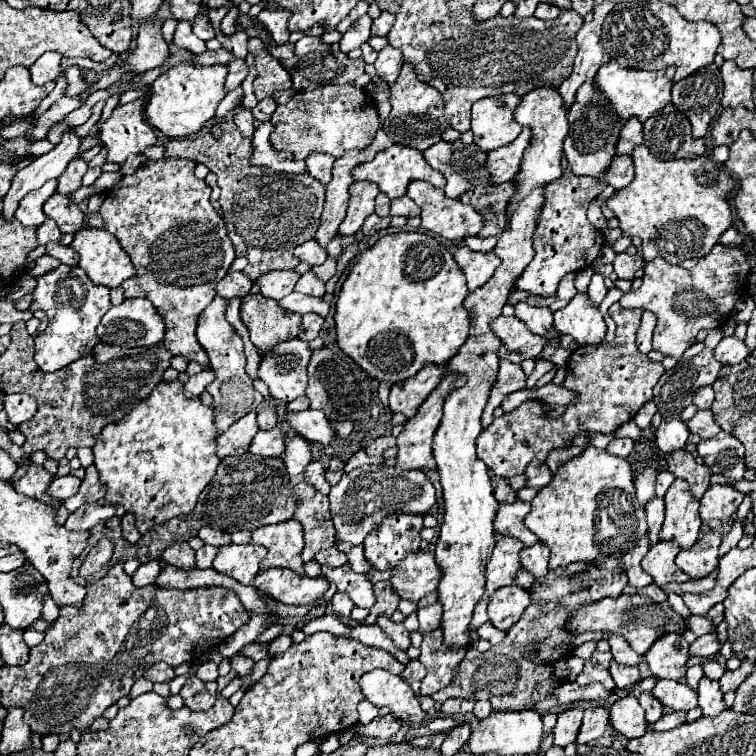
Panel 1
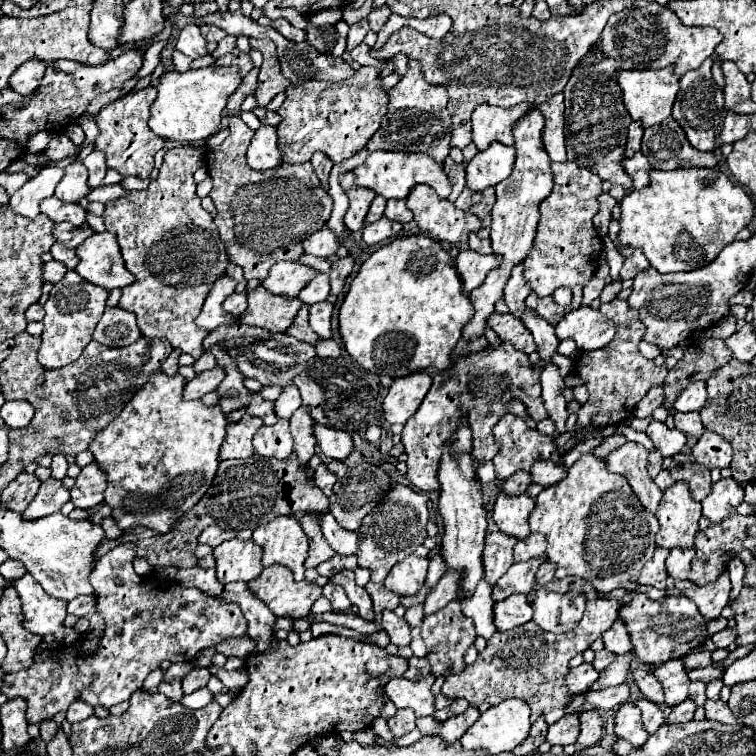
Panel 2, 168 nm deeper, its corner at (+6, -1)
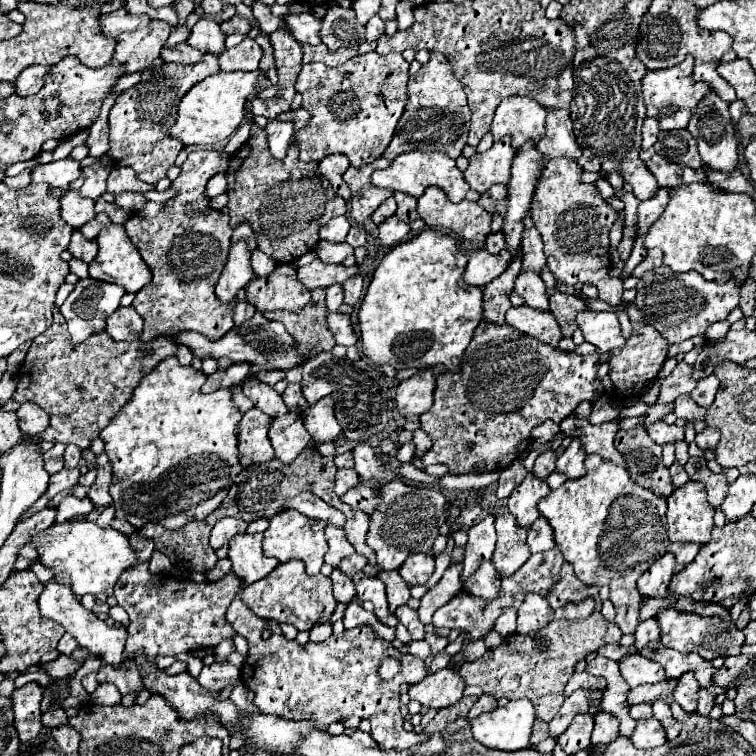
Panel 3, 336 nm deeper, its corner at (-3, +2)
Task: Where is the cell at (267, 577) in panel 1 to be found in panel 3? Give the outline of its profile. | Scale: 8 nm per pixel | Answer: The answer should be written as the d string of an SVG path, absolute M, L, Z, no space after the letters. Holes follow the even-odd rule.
M290 560L286 564L278 564L268 578L262 578L256 584L248 584L242 594L244 604L260 618L272 618L276 622L286 622L296 626L298 630L310 630L314 624L328 622L334 612L336 598L332 596L332 582L328 576L316 574L308 576L304 572L304 562Z

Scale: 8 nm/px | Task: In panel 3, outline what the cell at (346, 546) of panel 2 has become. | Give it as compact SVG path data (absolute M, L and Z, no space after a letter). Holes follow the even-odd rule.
M302 492L296 498L288 500L284 504L284 508L294 508L300 514L308 516L308 518L318 518L318 520L326 520L330 524L334 524L336 528L344 528L344 514L336 508L332 508L330 504L324 504L318 496L314 496L312 492Z

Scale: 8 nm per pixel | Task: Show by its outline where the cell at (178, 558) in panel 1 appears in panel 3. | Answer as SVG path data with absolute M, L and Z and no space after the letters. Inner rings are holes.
M242 582L234 602L228 606L226 618L236 632L248 640L250 650L242 666L242 684L254 692L254 704L262 714L278 714L288 720L312 720L320 730L326 730L328 724L340 722L348 716L358 716L372 724L374 740L386 750L406 750L428 740L424 734L406 732L402 728L404 720L398 706L400 686L418 684L426 676L424 660L412 654L402 654L372 630L364 632L368 626L344 630L340 636L330 636L318 644L312 642L300 646L294 640L284 638L278 622L264 622L244 606L244 588L246 584ZM264 632L270 632L266 640L262 638ZM386 656L394 656L402 662L402 672L390 682L378 678L378 664Z

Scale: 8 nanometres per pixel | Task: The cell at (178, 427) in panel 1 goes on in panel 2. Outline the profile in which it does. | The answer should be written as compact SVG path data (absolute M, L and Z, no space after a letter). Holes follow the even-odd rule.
M163 371L155 373L125 405L125 409L95 435L89 445L89 451L95 455L95 461L107 473L105 503L113 509L111 517L119 529L145 525L157 533L167 533L175 521L179 521L213 483L213 477L219 467L219 447L225 437L227 415L219 405L207 407L201 399L185 401L183 387L185 379L177 375L165 375Z

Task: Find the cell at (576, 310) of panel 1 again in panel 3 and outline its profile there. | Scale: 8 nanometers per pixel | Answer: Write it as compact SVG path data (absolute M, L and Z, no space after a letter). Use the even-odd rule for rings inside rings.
M584 310L576 316L576 324L584 334L584 340L594 344L602 354L626 344L620 322L614 312Z

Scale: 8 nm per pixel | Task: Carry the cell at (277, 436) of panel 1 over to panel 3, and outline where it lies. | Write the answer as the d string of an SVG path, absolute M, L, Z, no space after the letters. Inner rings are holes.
M288 412L284 418L276 418L270 424L268 438L274 446L276 458L284 464L290 464L310 444L310 434L306 432L300 414L296 412Z

